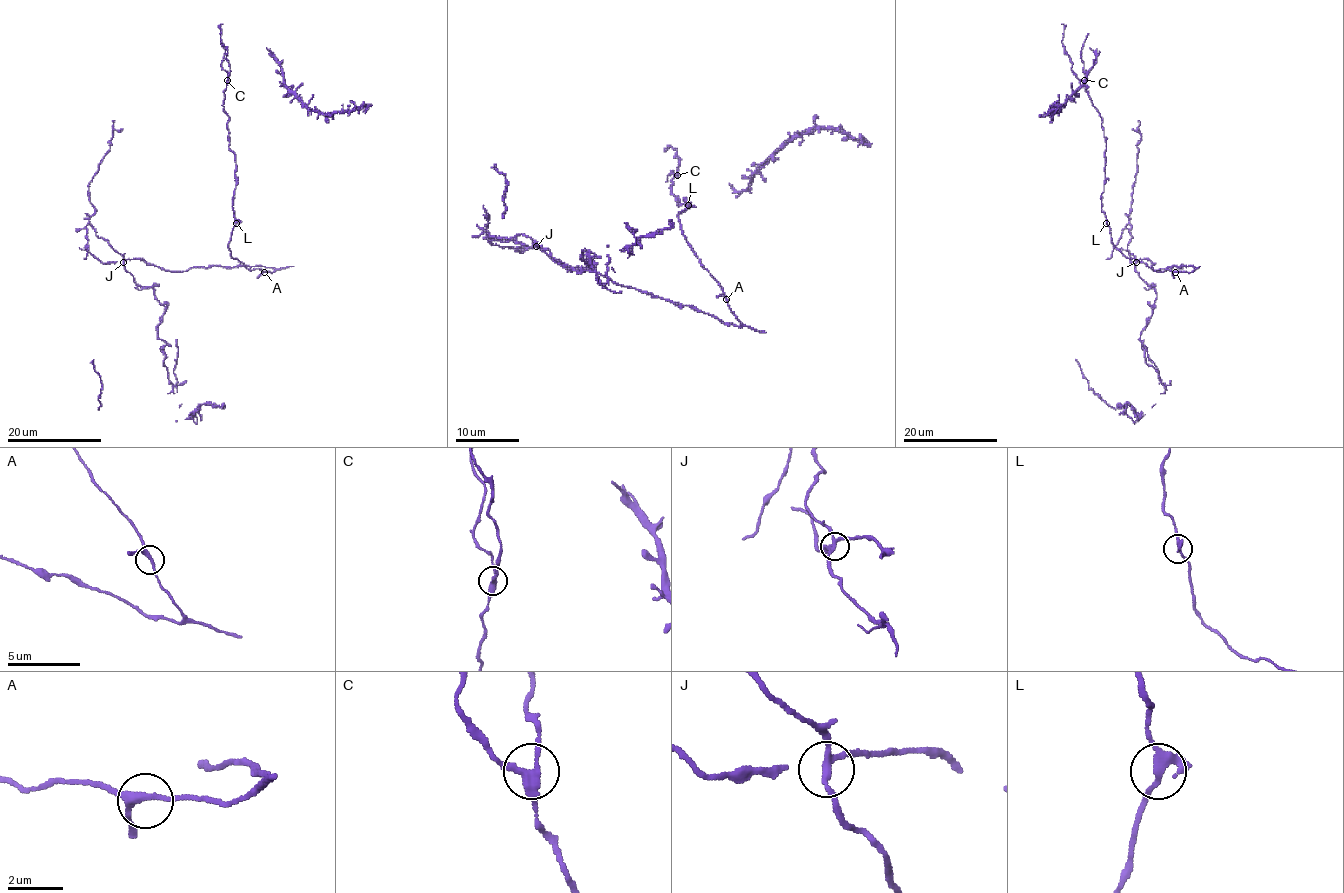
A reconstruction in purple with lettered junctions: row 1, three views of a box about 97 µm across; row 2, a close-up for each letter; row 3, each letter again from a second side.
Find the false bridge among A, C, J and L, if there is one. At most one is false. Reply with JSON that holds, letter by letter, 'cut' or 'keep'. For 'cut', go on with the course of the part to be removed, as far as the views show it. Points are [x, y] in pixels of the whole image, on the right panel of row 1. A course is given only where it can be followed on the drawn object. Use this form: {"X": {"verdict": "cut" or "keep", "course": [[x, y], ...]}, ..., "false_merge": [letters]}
{"A": {"verdict": "keep"}, "C": {"verdict": "keep"}, "J": {"verdict": "cut"}, "L": {"verdict": "keep"}, "false_merge": ["J"]}

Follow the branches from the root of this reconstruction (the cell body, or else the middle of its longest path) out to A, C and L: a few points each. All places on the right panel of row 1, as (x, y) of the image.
A: (1193, 266), (1195, 269), (1191, 272), (1175, 272)
C: (1193, 266), (1191, 272), (1153, 270), (1125, 257), (1114, 246), (1101, 210), (1106, 149), (1102, 118), (1084, 80)
L: (1193, 266), (1195, 269), (1191, 272), (1153, 270), (1137, 259), (1125, 257), (1114, 246), (1106, 223)

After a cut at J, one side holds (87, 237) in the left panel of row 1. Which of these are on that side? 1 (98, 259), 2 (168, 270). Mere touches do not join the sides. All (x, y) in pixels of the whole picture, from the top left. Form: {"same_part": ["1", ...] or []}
{"same_part": []}

